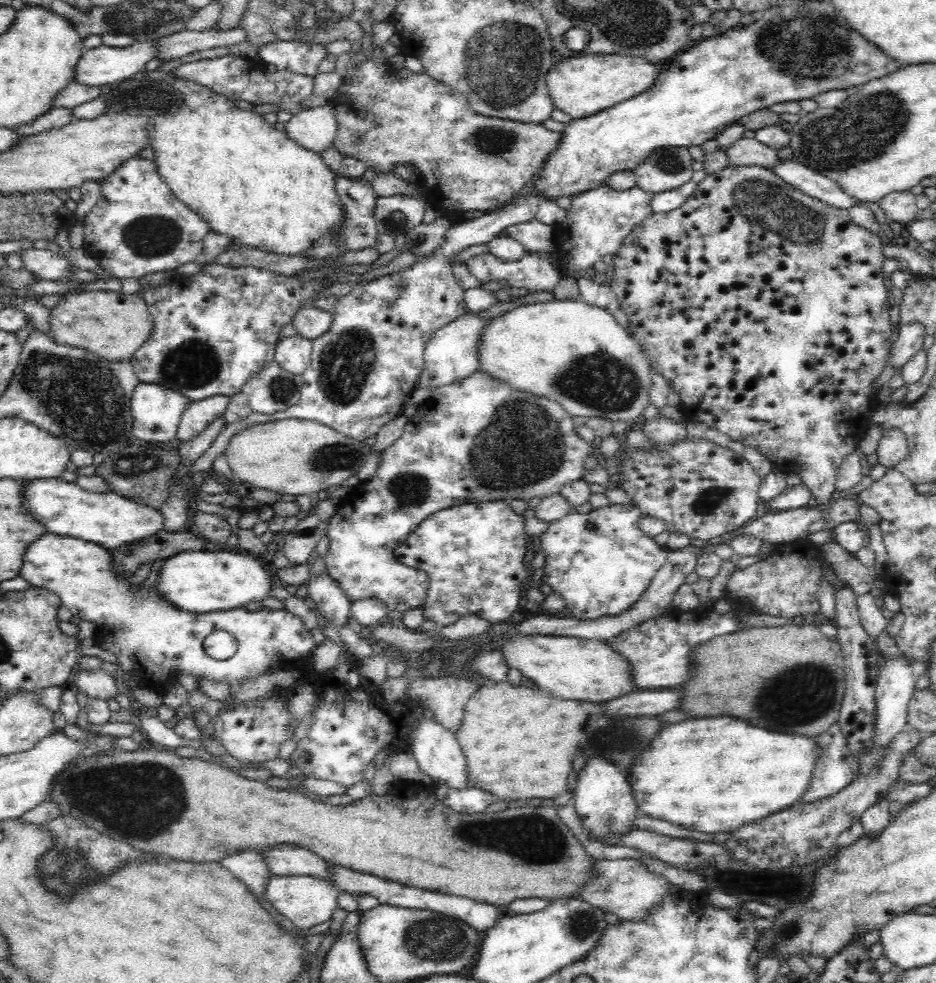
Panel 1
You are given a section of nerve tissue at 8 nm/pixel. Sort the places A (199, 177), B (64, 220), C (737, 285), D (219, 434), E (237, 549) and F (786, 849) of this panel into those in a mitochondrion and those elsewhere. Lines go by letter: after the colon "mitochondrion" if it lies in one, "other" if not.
A: other
B: other
C: other
D: other
E: other
F: other

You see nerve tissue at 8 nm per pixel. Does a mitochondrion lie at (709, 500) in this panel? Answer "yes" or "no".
yes

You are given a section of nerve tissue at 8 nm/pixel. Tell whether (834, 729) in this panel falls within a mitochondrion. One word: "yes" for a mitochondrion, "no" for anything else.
no

